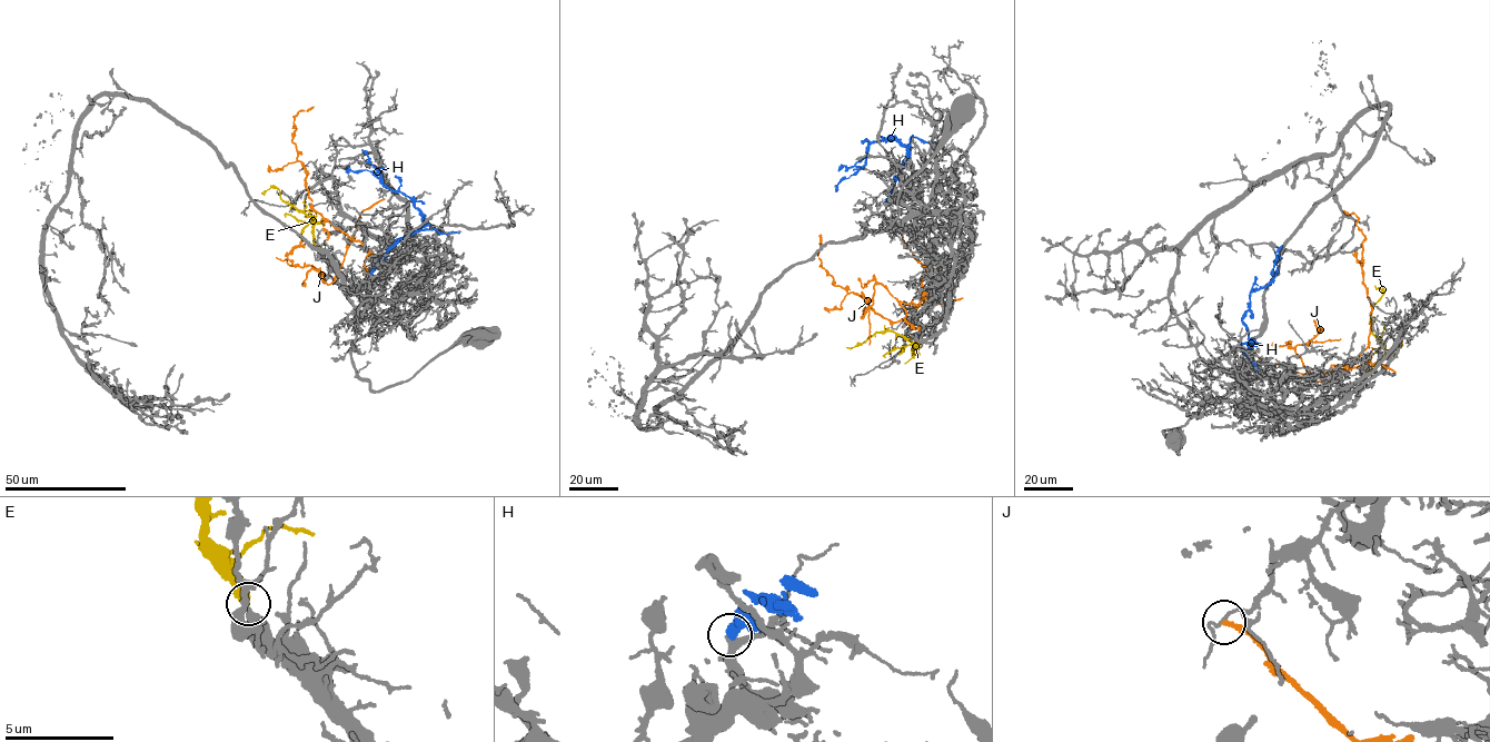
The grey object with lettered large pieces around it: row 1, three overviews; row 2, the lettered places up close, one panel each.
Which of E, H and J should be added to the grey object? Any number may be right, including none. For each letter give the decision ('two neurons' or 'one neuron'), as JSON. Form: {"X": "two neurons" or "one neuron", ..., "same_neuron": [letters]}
{"E": "one neuron", "H": "two neurons", "J": "two neurons", "same_neuron": ["E"]}

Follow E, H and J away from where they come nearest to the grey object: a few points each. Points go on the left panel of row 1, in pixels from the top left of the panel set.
E: (318, 253), (313, 240), (315, 218), (282, 199), (275, 186), (261, 194)
H: (370, 275), (390, 246), (425, 225), (424, 215), (413, 200), (384, 184), (374, 172), (346, 171)
J: (363, 268), (367, 274), (368, 253), (313, 208), (308, 197), (308, 172), (291, 141), (295, 115), (313, 107)

